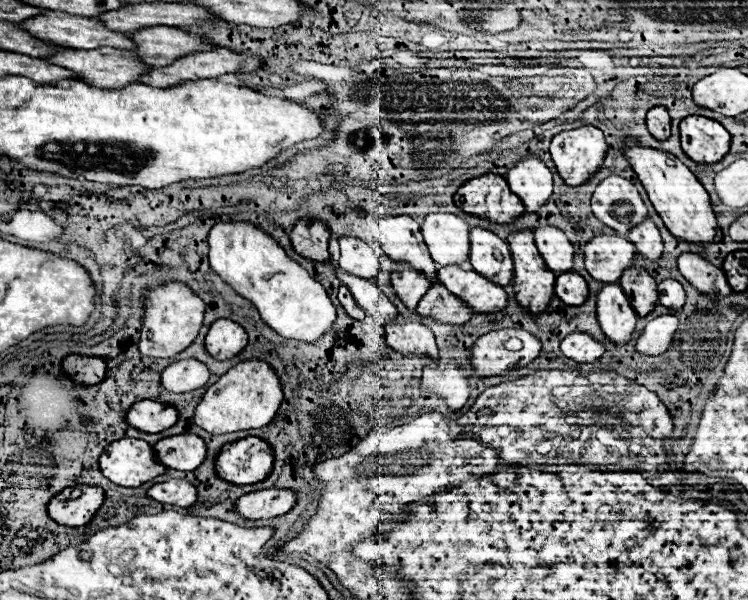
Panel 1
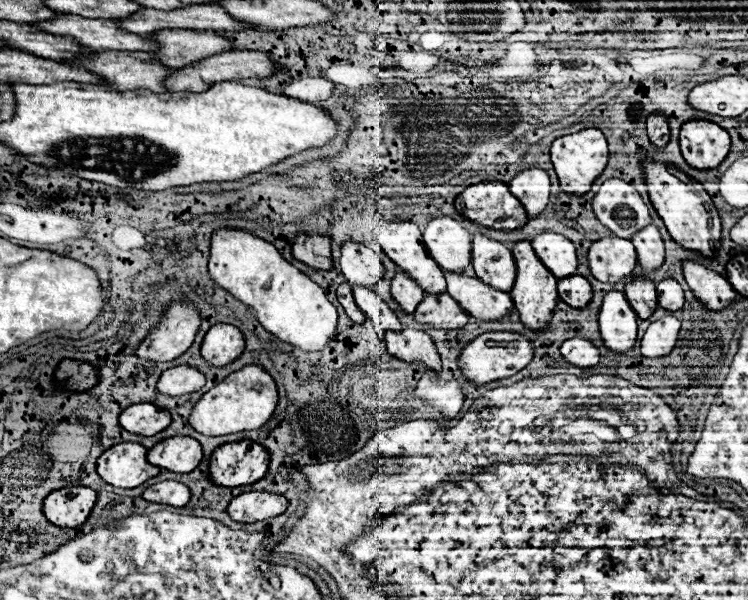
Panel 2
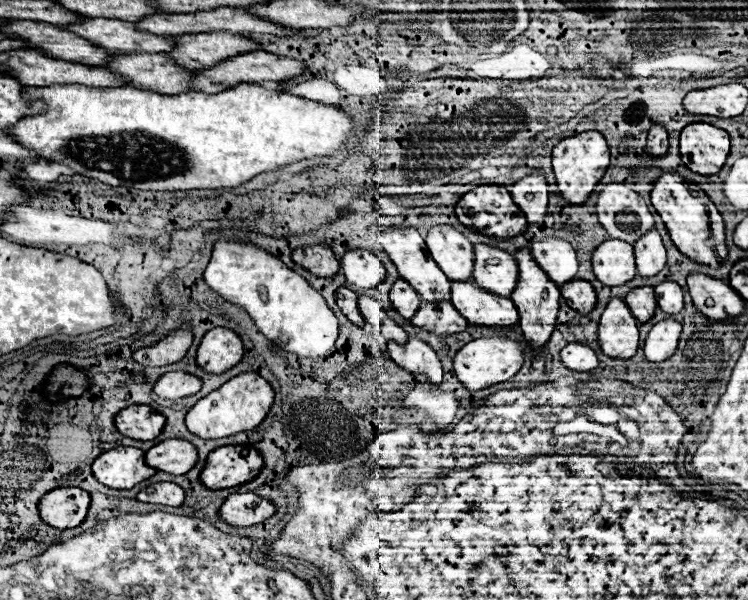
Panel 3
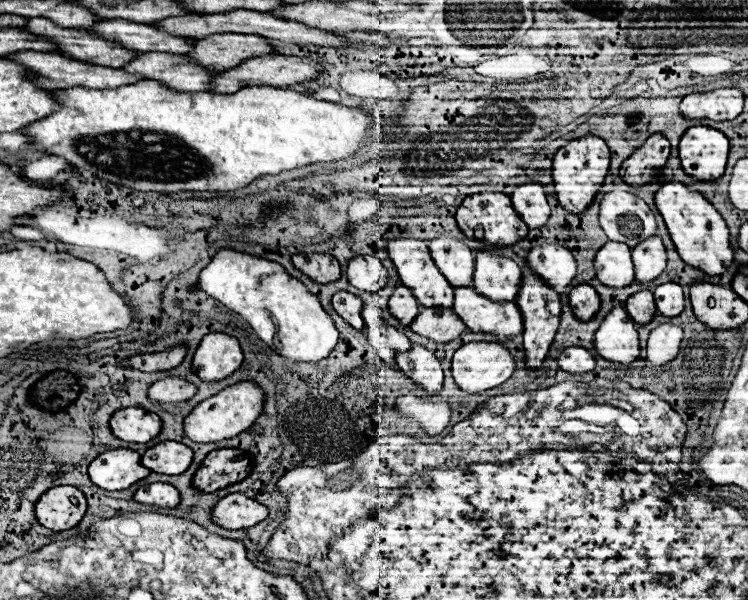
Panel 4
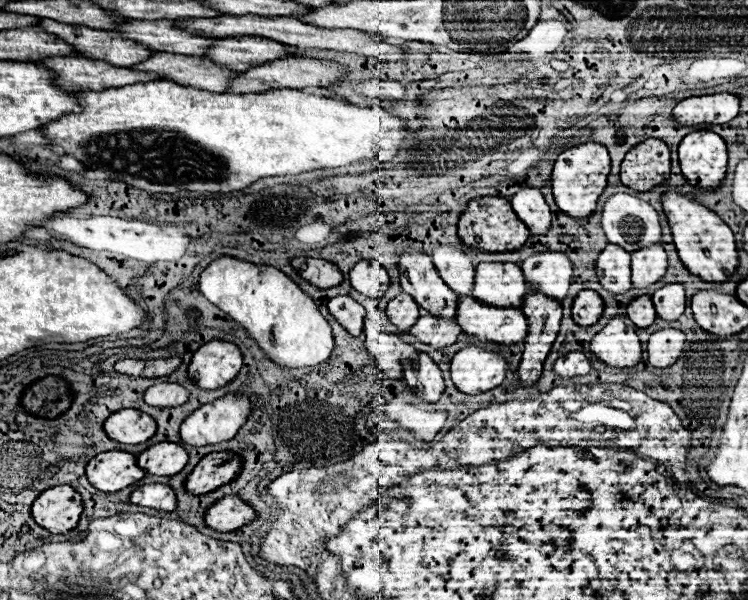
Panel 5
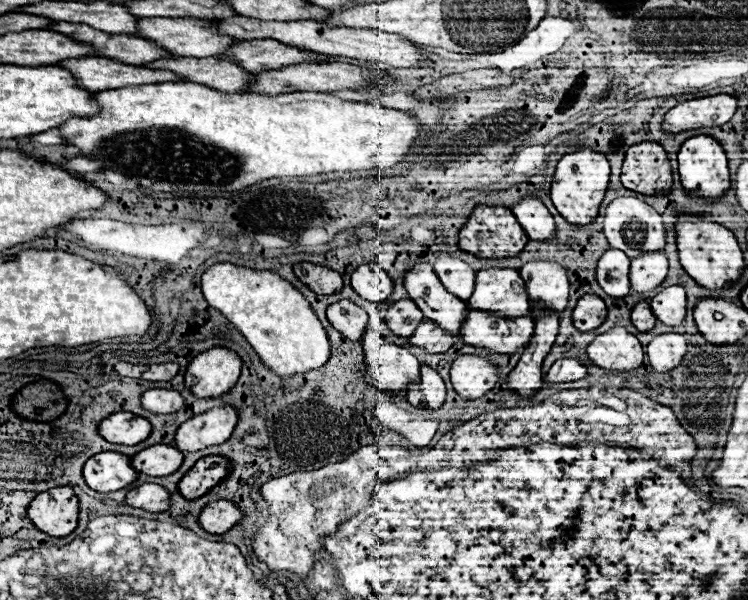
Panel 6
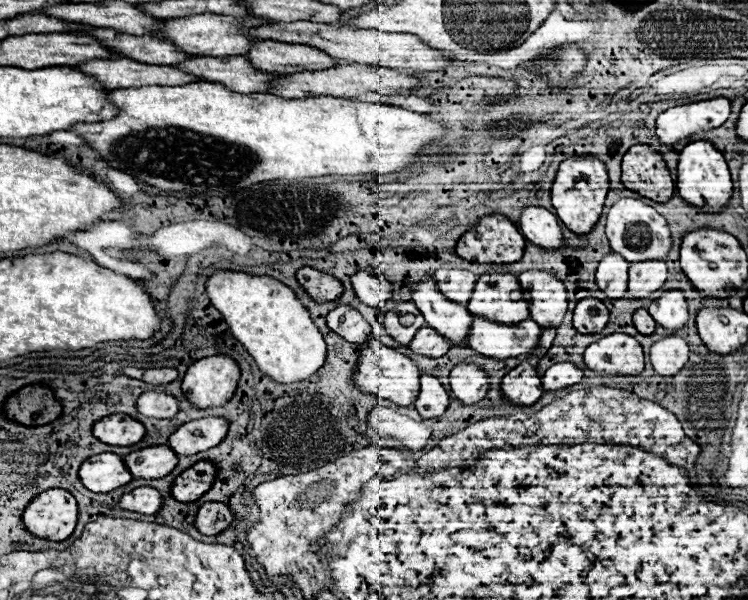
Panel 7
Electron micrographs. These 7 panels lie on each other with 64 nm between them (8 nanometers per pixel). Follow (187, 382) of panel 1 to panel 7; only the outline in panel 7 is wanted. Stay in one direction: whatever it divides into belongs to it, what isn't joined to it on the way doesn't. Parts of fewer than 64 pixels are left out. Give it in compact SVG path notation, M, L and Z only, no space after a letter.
M144 392L138 400L138 410L150 418L172 418L178 412L178 400L164 392Z

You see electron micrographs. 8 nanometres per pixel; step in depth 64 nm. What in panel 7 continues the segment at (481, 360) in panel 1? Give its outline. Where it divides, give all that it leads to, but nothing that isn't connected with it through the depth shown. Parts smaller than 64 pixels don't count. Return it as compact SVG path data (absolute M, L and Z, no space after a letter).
M460 362L450 372L450 390L464 404L480 402L486 396L488 388L490 380L486 376L486 370L472 362Z

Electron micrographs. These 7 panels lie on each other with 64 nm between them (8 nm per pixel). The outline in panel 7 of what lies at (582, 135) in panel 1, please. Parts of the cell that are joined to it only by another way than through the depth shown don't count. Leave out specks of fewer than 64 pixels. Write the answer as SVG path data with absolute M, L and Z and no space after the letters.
M574 156L560 164L556 180L552 184L552 206L558 218L572 228L572 232L588 232L602 214L602 206L608 192L608 170L602 160L588 156Z

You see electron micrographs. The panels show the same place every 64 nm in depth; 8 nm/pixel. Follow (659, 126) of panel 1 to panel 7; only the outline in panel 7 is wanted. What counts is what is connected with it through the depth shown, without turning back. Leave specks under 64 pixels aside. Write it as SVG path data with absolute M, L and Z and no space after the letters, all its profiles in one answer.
M636 144L624 154L622 184L656 202L668 202L674 194L674 182L662 154L648 144Z

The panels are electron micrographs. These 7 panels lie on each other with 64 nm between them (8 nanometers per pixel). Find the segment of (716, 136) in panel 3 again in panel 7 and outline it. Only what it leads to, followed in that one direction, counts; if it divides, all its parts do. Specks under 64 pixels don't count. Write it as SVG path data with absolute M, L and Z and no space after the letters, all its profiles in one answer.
M706 140L690 142L680 152L676 186L678 186L680 196L688 204L700 208L700 212L720 212L726 206L728 198L732 196L732 180L730 180L730 172L728 172L722 152L716 150L712 142L706 142Z

